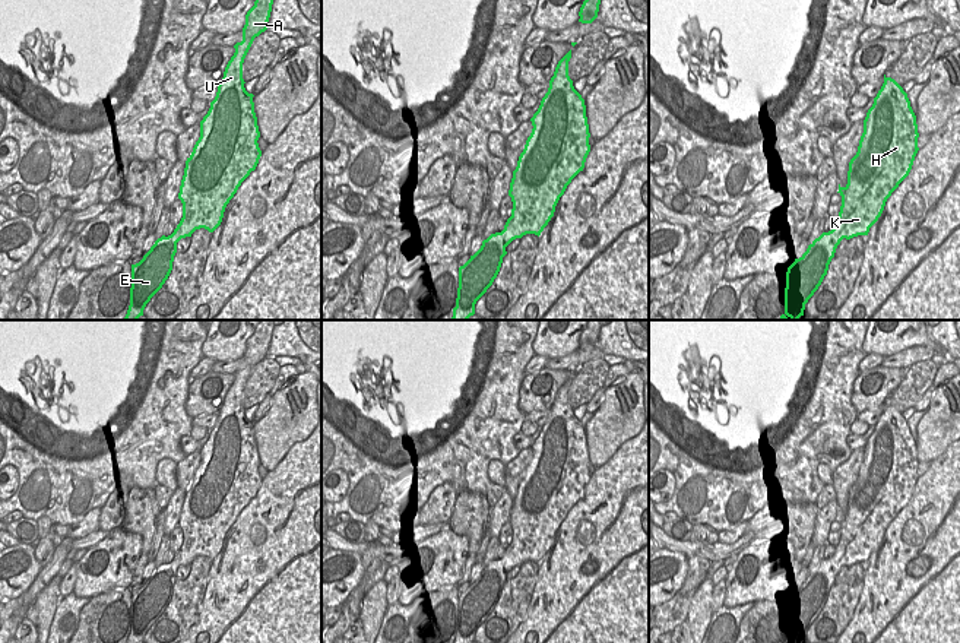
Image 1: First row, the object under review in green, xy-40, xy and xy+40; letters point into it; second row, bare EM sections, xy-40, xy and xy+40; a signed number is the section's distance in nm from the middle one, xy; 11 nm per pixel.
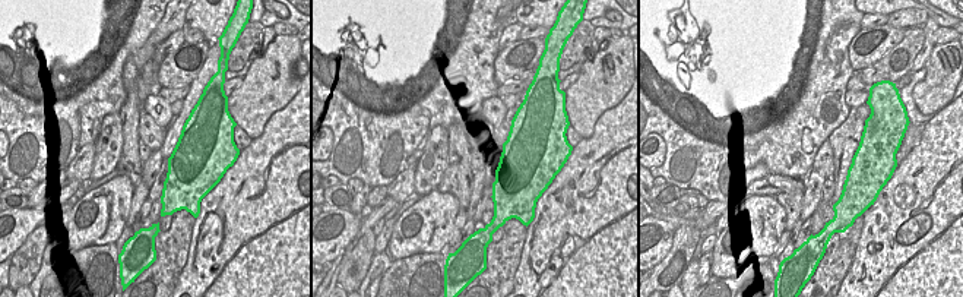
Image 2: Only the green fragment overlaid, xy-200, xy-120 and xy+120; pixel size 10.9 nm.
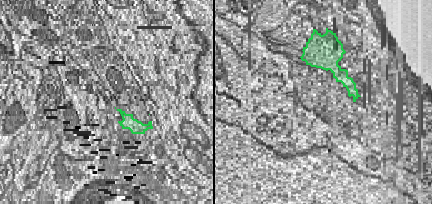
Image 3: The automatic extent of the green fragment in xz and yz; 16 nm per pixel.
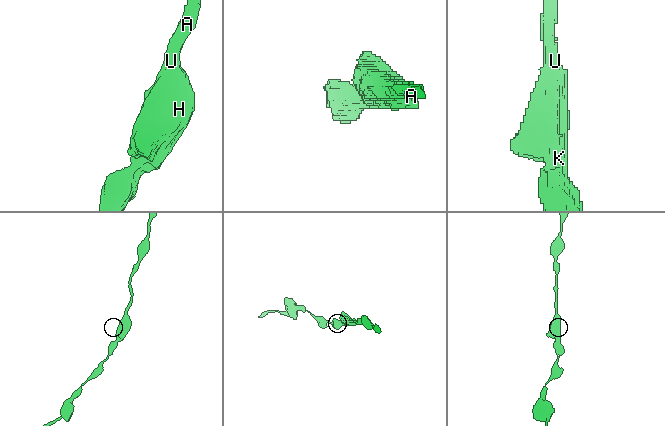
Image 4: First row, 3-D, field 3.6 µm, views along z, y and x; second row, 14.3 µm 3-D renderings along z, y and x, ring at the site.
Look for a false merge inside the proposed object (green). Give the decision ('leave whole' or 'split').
leave whole

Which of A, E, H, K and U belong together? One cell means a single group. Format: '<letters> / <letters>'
A E H K U

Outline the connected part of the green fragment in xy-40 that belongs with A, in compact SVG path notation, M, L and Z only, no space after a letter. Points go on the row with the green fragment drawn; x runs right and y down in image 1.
M256 0L254 6L245 15L243 41L234 45L235 53L225 67L216 96L210 102L207 114L200 121L200 137L186 161L178 193L178 199L183 203L183 218L171 235L158 238L143 259L132 265L130 305L124 320L137 320L143 316L146 304L162 288L172 270L177 243L181 238L191 237L200 228L213 232L222 222L226 205L259 164L262 156L257 143L260 132L254 113L254 95L248 94L244 88L243 63L254 38L267 29L272 4L273 0Z

